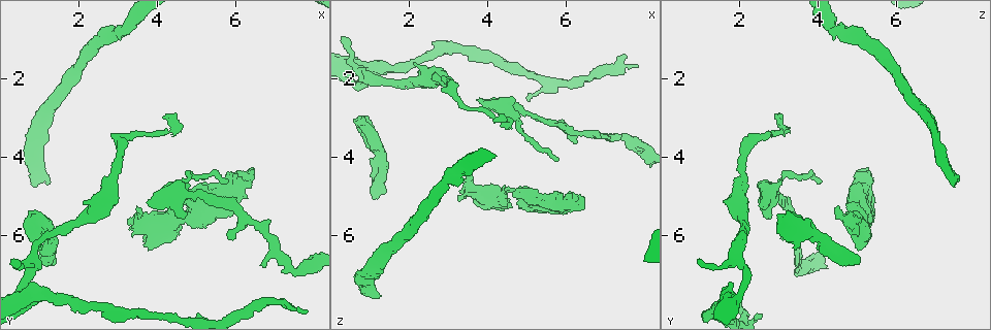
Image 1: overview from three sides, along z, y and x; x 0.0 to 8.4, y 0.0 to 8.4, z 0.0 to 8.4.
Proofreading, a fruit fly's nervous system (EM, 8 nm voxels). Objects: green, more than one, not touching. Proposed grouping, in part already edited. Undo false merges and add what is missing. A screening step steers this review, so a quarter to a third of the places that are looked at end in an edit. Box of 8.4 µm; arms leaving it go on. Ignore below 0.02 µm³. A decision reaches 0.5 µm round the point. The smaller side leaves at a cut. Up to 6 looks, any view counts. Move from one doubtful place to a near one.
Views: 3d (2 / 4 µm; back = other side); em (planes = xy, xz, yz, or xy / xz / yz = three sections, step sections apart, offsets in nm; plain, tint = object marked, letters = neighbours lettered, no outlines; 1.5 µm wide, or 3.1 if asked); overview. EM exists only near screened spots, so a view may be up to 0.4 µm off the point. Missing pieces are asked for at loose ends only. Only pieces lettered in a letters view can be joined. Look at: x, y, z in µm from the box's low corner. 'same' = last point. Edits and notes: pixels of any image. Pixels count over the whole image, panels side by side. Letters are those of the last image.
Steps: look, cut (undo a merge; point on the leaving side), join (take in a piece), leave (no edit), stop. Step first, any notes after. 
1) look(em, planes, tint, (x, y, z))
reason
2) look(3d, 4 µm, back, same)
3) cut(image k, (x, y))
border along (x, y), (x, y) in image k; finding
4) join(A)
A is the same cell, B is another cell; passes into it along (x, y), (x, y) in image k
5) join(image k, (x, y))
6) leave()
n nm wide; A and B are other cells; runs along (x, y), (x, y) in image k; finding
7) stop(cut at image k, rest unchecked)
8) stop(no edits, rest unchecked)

look(em, yz, step 4, tint, (7.40, 6.85, 3.50))
abrupt turn

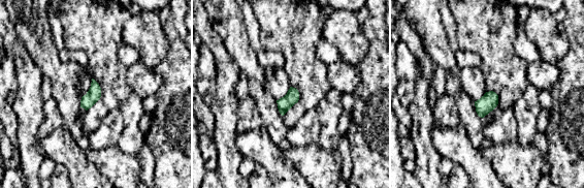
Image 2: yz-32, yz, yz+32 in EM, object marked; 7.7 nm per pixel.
look(em, planes, letters, same)

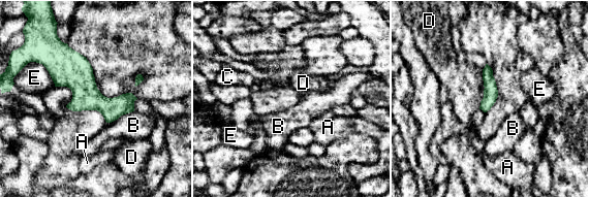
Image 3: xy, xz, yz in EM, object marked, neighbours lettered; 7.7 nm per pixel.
leave()
A, B, C, D and E are other cells; one neuron here

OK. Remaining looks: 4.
look(em, xz, step 8, tint, (5.75, 4.60, 4.05))
an open end

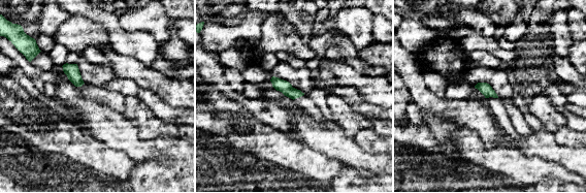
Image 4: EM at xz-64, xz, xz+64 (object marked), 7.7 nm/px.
look(em, yz, step 4, letters, same)

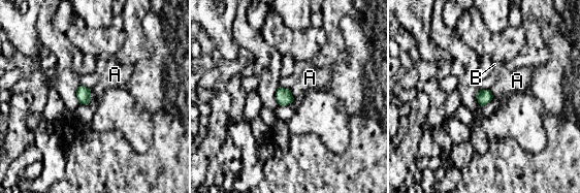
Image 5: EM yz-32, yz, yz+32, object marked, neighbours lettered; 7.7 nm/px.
leave()
110 nm wide; A and B are other cells; border along (290, 90), (294, 100) in image 5; none of them fits

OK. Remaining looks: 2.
look(3d, 4 µm, back, (1.15, 4.65, 7.50))
branch stops here

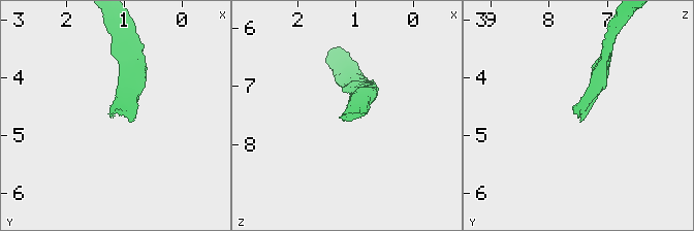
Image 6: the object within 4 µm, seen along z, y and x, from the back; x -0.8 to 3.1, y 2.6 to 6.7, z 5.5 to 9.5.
look(em, planes, letters, (1.20, 4.60, 7.55))
shape alone is not enough

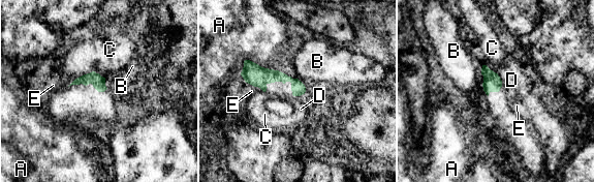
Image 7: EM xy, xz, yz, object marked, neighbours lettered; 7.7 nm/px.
leave()
A, B, C, D and E are other cells; border along (497, 73), (502, 85) in image 7; none of them fits

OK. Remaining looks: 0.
stop(no edits, rest unchecked)

